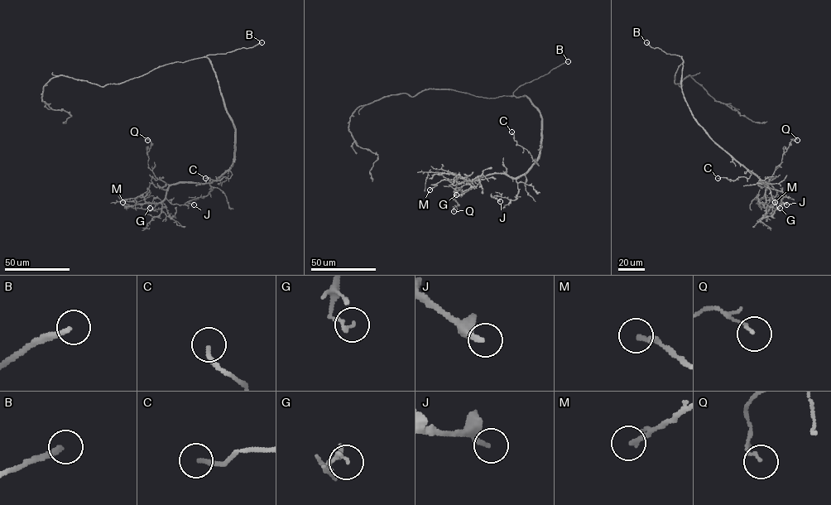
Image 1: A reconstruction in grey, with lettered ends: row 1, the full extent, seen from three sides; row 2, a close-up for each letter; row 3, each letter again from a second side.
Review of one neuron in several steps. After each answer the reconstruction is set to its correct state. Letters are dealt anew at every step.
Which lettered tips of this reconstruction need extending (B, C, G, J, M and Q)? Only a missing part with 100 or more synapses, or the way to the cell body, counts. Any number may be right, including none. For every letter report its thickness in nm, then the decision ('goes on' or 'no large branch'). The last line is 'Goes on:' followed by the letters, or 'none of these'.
B: 200 nm thick; goes on
C: 180 nm thick; no large branch
G: 150 nm thick; no large branch
J: 200 nm thick; no large branch
M: 190 nm thick; no large branch
Q: 110 nm thick; no large branch
Goes on: B

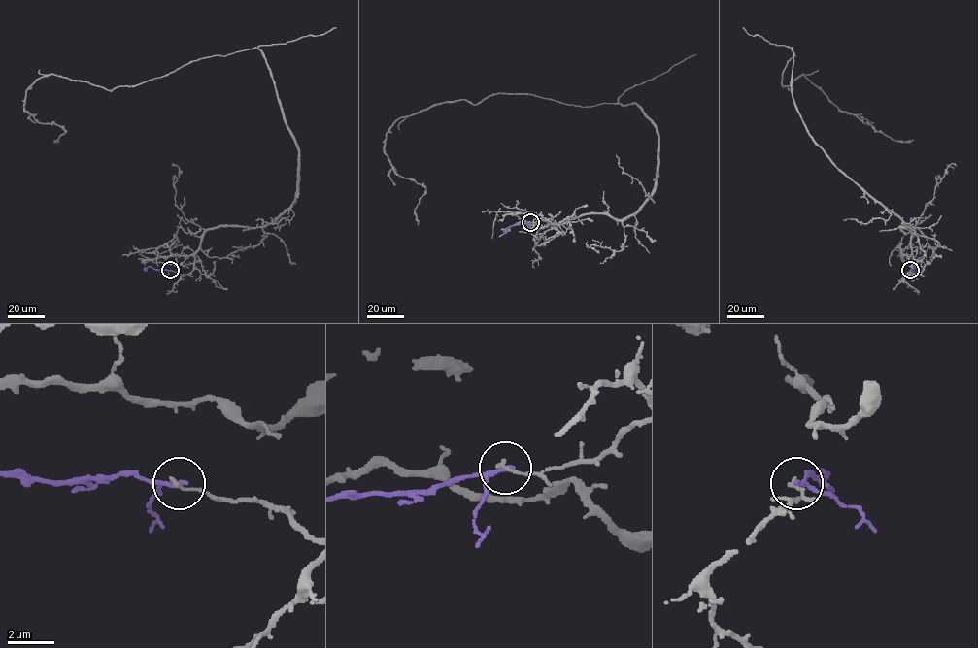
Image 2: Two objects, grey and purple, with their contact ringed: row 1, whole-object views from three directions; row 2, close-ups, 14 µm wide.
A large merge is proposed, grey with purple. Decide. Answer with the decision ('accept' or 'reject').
reject

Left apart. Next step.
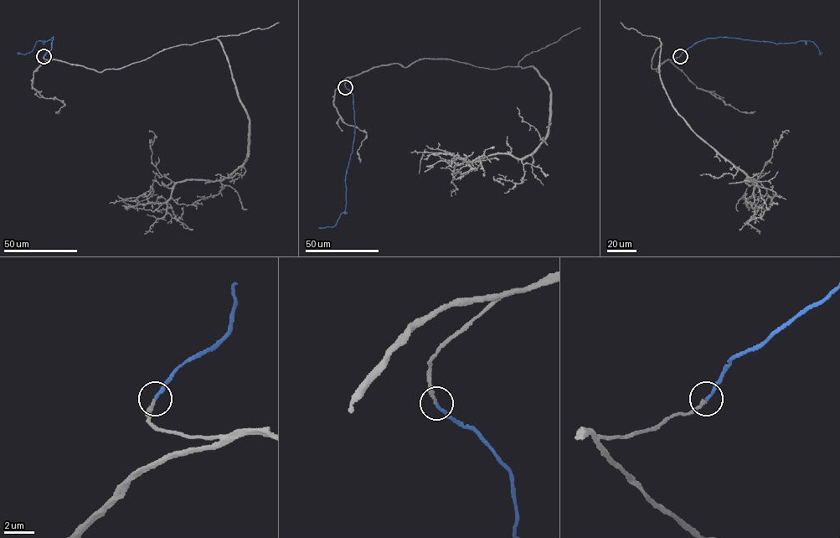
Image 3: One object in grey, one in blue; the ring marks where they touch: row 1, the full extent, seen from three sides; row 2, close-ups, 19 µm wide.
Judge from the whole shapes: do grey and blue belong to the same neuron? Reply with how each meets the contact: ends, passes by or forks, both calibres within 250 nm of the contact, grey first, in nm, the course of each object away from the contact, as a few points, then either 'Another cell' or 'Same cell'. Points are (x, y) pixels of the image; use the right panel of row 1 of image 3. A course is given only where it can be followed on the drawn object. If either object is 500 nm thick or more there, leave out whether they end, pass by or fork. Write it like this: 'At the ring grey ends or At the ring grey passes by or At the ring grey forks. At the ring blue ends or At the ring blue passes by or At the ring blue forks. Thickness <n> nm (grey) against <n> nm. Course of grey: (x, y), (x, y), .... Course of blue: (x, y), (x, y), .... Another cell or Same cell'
At the ring grey ends. At the ring blue ends. Thickness 200 nm (grey) against 200 nm. Course of grey: (680, 56), (657, 71), (651, 59), (659, 38), (673, 109), (751, 180), (746, 204), (766, 195). Course of blue: (680, 55), (693, 44), (719, 37), (775, 43), (810, 40), (821, 54). Same cell

